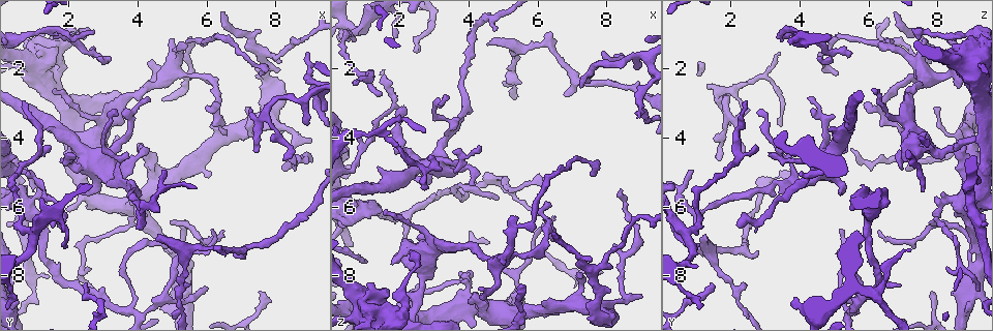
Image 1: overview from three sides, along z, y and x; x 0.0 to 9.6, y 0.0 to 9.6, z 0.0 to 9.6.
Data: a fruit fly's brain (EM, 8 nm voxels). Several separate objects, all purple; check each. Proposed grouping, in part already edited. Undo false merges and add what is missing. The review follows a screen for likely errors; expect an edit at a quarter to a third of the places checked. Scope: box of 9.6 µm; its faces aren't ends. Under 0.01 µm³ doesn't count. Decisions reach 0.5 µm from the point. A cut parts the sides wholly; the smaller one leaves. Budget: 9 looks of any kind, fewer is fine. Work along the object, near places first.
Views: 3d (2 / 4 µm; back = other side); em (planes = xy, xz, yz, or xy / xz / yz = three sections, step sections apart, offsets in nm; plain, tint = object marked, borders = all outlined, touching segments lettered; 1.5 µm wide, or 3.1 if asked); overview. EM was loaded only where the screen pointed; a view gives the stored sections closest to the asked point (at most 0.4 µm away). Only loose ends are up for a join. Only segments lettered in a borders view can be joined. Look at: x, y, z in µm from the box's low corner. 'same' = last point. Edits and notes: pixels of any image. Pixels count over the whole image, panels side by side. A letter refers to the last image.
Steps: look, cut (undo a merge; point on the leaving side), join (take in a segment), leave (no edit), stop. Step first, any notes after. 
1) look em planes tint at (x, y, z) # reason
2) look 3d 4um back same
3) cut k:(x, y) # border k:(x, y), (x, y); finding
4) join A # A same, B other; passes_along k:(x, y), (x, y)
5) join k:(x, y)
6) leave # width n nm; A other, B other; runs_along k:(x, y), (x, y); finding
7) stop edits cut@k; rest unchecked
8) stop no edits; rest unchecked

look em planes borders at (4.85, 7.20, 5.70) # end of a long branch

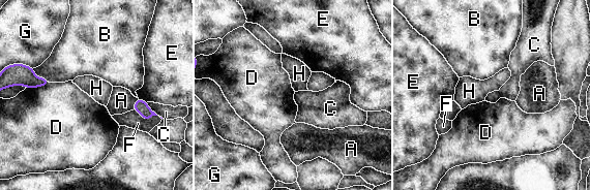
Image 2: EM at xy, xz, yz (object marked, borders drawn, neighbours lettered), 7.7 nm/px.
leave # A other, B other, C other, D other, E other, F other, G other, H other; border 2:(146, 102), (157, 115); none of them fits

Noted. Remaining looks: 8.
look em yz step 8 borders at (2.00, 6.15, 8.85) # stops while still wide

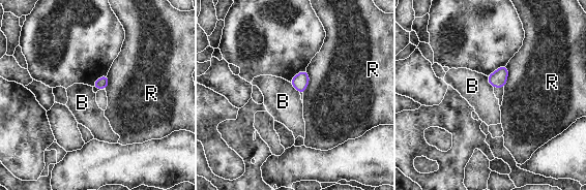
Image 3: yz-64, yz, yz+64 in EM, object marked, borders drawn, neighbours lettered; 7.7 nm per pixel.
look em planes borders same # cut it another way

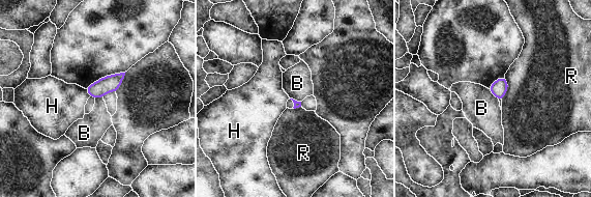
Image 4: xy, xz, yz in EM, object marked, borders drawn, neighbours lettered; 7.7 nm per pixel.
leave # longest_contact R 190 nm; B other, H other, R other; border 4:(486, 88), (498, 100); none of them fits

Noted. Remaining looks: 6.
look 3d 2um at (2.65, 5.45, 5.30) # thick turns thin

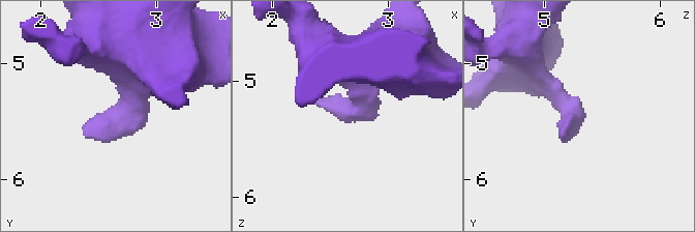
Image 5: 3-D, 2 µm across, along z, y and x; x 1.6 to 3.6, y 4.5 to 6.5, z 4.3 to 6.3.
look em xy step 4 tint at (2.72, 5.46, 5.26) # shape alone is not enough

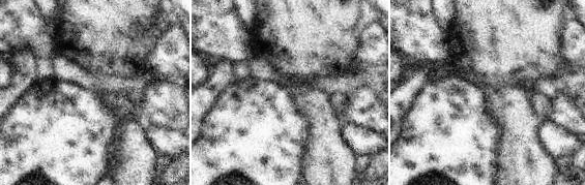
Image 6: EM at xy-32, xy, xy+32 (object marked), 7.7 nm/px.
look em planes borders same # another direction

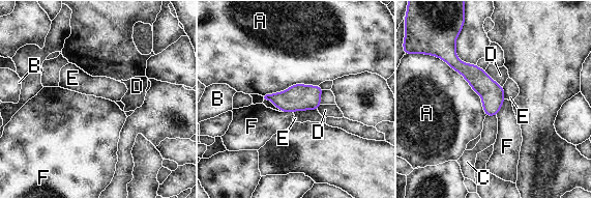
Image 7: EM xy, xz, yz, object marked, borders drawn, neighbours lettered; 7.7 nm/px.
leave # width 180 nm; A other, B other, C other, D other, E other, F other; continuous, no second cell

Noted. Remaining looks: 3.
look em planes plain at (2.10, 1.05, 8.70) # sharp bend

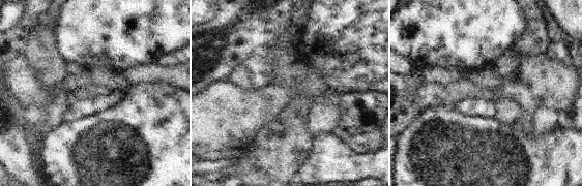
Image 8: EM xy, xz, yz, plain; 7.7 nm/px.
look em planes tint same # where the object lies

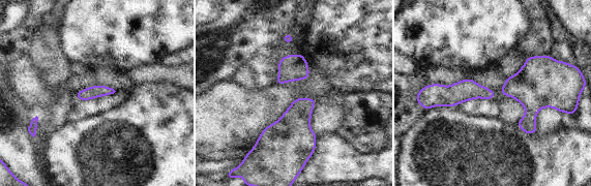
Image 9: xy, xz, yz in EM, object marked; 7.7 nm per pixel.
look em planes borders same # what lies round it

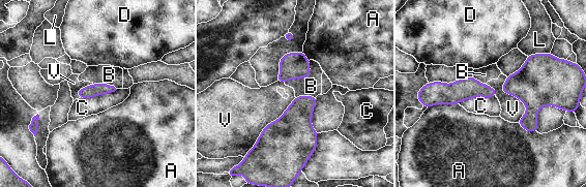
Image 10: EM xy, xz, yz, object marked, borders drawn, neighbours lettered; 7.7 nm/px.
leave # A other, B other, C other, D other, L other, V other; runs_along 10:(494, 92), (459, 90), (419, 96); continuous, no second cell

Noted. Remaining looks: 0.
stop no edits; rest unchecked

